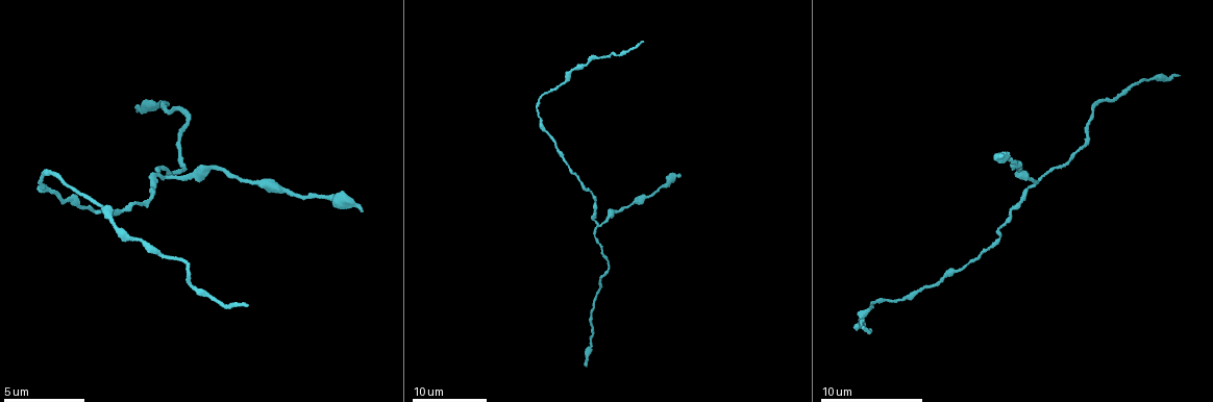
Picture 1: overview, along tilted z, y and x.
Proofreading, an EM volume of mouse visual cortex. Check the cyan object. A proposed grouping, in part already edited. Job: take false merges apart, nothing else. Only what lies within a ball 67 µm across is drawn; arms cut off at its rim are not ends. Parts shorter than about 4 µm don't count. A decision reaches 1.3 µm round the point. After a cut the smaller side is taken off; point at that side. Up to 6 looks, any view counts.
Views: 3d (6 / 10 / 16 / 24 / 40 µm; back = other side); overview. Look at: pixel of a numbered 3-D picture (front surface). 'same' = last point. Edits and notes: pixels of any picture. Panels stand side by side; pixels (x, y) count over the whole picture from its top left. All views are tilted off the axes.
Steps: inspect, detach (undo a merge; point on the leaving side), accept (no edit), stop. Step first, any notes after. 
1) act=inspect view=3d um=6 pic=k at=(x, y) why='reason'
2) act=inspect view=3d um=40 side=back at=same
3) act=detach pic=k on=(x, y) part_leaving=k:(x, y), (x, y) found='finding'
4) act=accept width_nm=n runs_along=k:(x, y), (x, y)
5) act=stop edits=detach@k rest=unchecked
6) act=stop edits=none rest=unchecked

act=inspect view=3d um=16 pic=1 at=(597, 228) why='arms part here'

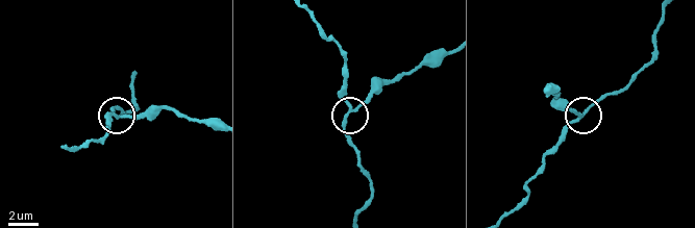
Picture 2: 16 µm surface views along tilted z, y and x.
act=inspect view=3d um=16 side=back pic=2 at=(349, 110)

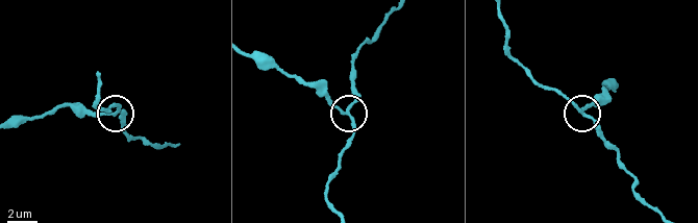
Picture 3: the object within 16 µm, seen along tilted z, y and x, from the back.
act=detach pic=3 on=(330, 100) width_nm=170 found='two neurons meet here'

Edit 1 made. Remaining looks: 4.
act=inspect view=overview

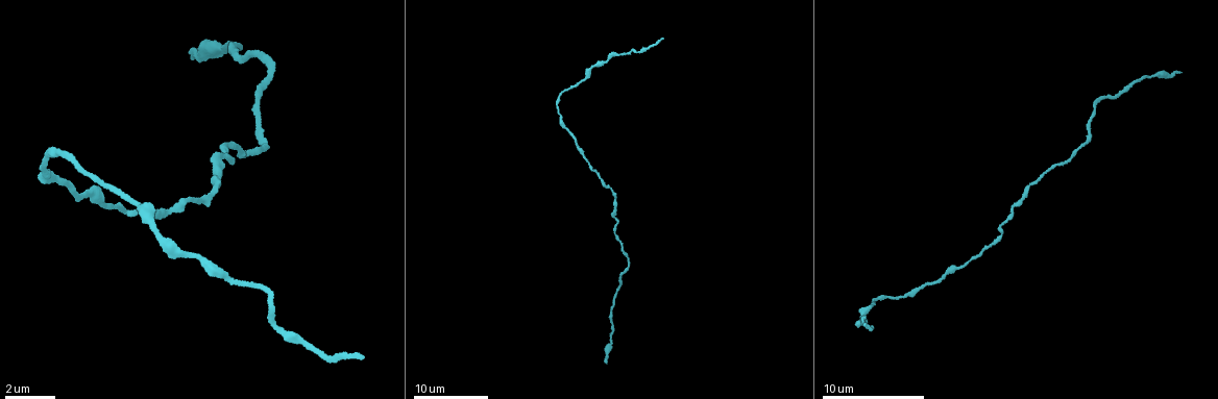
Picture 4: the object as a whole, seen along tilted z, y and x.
act=inspect view=3d um=10 pic=4 at=(989, 247)

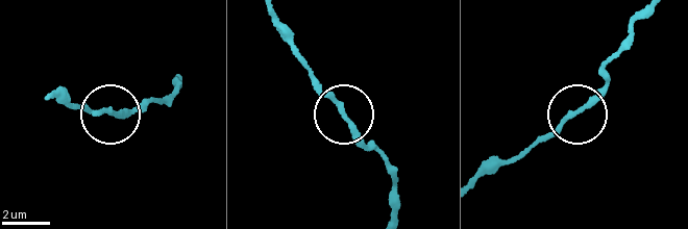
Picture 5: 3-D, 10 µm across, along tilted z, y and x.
act=inspect view=3d um=6 pic=5 at=(580, 108)

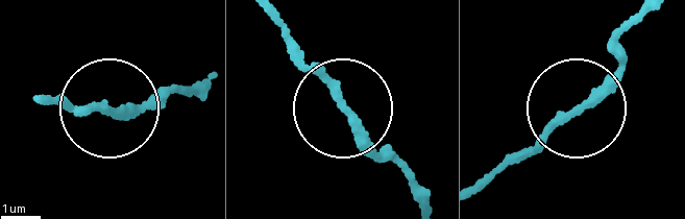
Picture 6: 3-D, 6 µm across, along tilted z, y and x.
act=accept side_arm_um=32 runs_along=6:(575, 108), (622, 61), (634, 14) found='continuous, no second neuron'

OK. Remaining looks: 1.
act=inspect view=3d um=10 pic=4 at=(154, 227) why='two arms at a narrow angle'

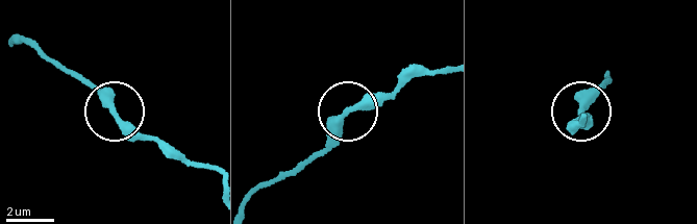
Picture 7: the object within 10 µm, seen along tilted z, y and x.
act=accept runs_along=7:(15, 42), (88, 85), (139, 134), (158, 144) found='one neuron here'

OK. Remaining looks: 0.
act=stop edits=detach@3 rest=unchecked

